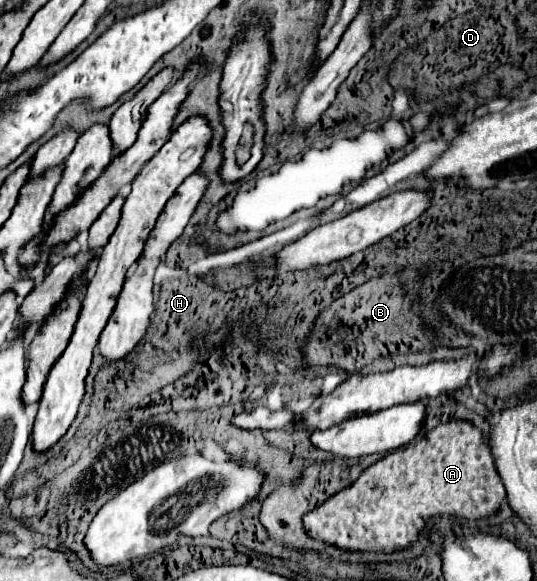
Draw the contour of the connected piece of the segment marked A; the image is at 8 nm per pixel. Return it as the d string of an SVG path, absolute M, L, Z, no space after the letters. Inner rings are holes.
M449 421L437 425L433 431L417 437L413 443L389 453L379 459L367 471L361 473L353 487L339 491L333 499L321 503L305 515L303 523L311 537L323 539L331 545L345 549L371 549L371 551L393 551L403 549L417 540L425 524L436 517L459 516L461 519L479 519L499 509L505 499L505 487L497 475L489 447L483 443L481 431L467 421Z

